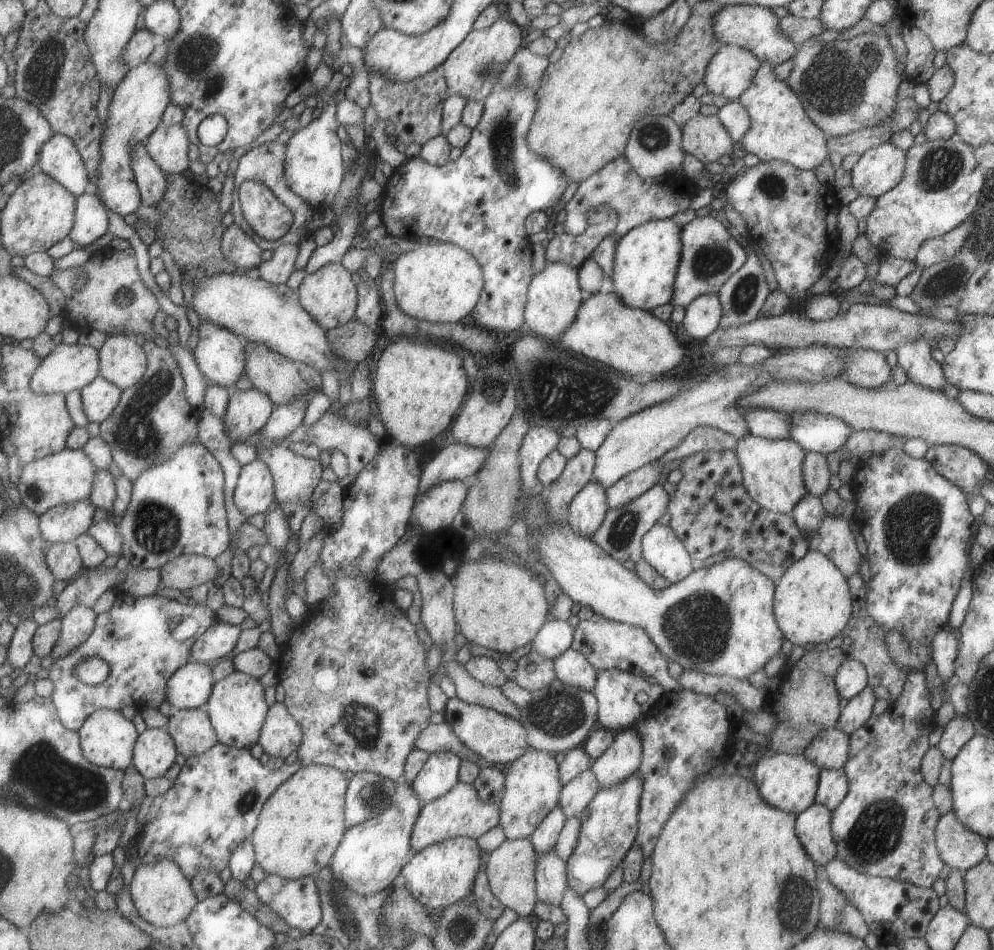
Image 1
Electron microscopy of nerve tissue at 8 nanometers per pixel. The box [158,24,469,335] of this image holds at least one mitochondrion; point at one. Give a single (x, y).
(196, 58)

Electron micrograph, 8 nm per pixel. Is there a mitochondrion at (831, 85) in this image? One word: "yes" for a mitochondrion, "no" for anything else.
yes

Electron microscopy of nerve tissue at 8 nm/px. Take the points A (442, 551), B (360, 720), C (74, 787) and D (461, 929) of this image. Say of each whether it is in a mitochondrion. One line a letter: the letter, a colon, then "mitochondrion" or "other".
A: mitochondrion
B: mitochondrion
C: mitochondrion
D: mitochondrion

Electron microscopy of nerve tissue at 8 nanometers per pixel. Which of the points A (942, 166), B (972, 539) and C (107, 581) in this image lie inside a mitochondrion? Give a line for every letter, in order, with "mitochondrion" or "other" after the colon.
A: mitochondrion
B: other
C: other

